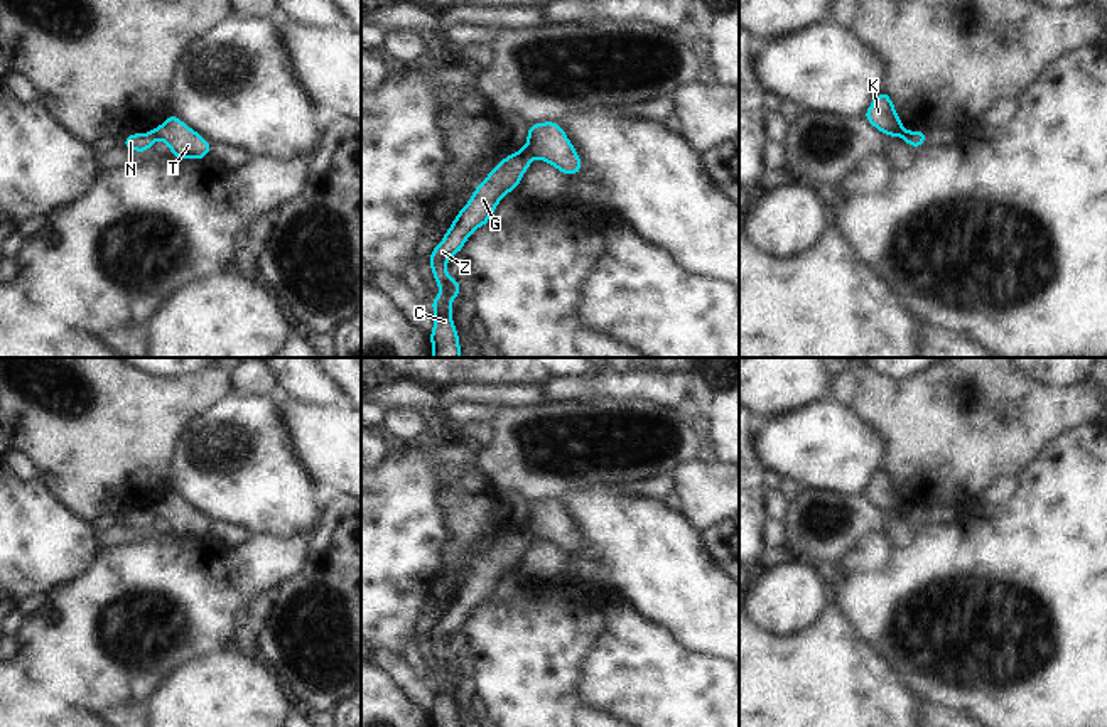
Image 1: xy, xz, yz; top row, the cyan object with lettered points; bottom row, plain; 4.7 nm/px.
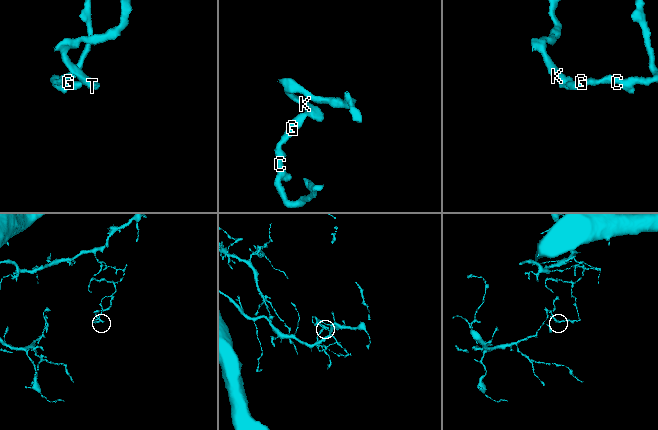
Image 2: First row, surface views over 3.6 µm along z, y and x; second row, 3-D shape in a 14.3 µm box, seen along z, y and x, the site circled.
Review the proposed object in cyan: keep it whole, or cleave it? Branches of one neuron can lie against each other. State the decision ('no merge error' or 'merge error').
merge error

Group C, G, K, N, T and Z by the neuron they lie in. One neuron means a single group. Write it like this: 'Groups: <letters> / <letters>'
Groups: C G N Z / K T

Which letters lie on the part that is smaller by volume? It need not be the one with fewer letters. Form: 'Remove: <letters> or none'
Remove: K, T

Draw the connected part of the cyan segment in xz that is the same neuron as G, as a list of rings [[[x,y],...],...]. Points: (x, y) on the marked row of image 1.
[[[526,147],[505,157],[471,194],[469,202],[457,213],[442,241],[432,250],[429,263],[440,293],[430,300],[434,329],[429,334],[432,358],[461,358],[459,334],[452,320],[451,304],[459,295],[462,283],[447,275],[447,260],[462,251],[471,233],[488,224],[501,197],[515,192],[528,170],[532,155]]]

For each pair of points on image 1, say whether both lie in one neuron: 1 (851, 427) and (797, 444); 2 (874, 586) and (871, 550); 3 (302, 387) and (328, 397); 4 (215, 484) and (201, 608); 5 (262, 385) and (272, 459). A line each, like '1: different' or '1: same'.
1: same
2: different
3: same
4: different
5: different

